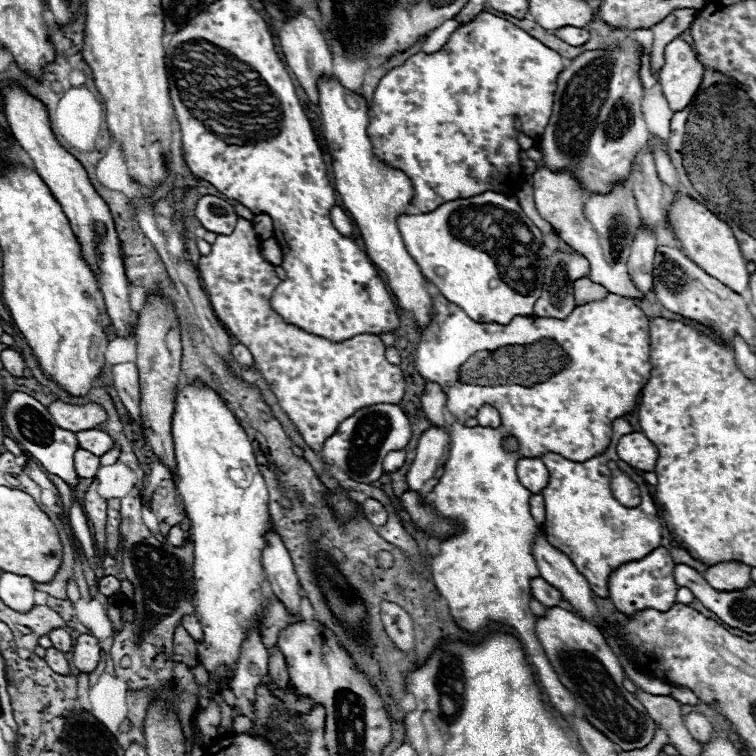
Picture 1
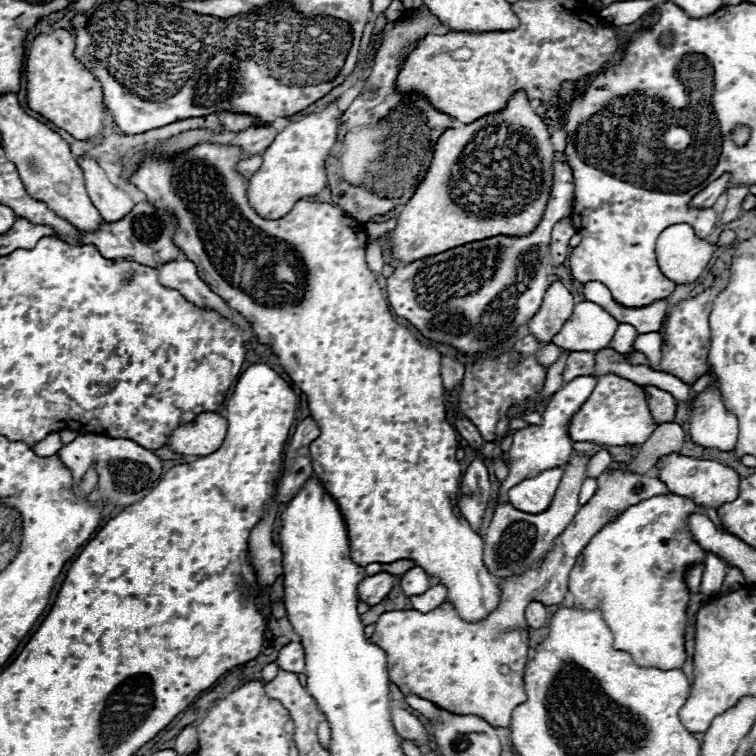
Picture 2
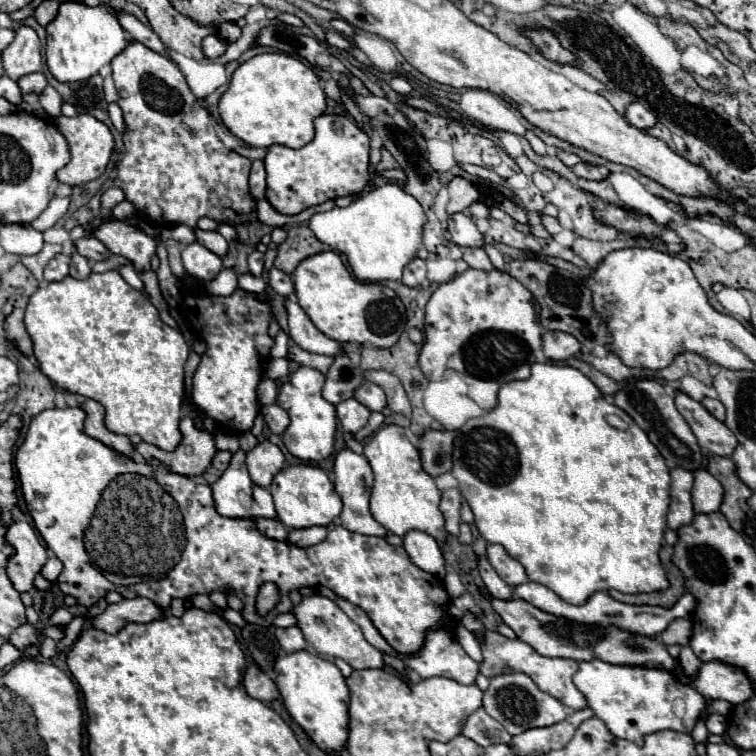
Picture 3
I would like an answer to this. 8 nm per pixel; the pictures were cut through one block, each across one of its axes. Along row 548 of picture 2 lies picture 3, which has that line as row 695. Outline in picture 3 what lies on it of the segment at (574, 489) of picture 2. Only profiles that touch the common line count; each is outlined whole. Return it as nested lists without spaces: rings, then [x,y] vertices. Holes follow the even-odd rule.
[[[500,674],[490,680],[488,690],[484,692],[484,710],[498,720],[512,736],[522,734],[530,728],[538,726],[552,726],[566,718],[564,706],[552,698],[550,694],[542,692],[526,674]]]

